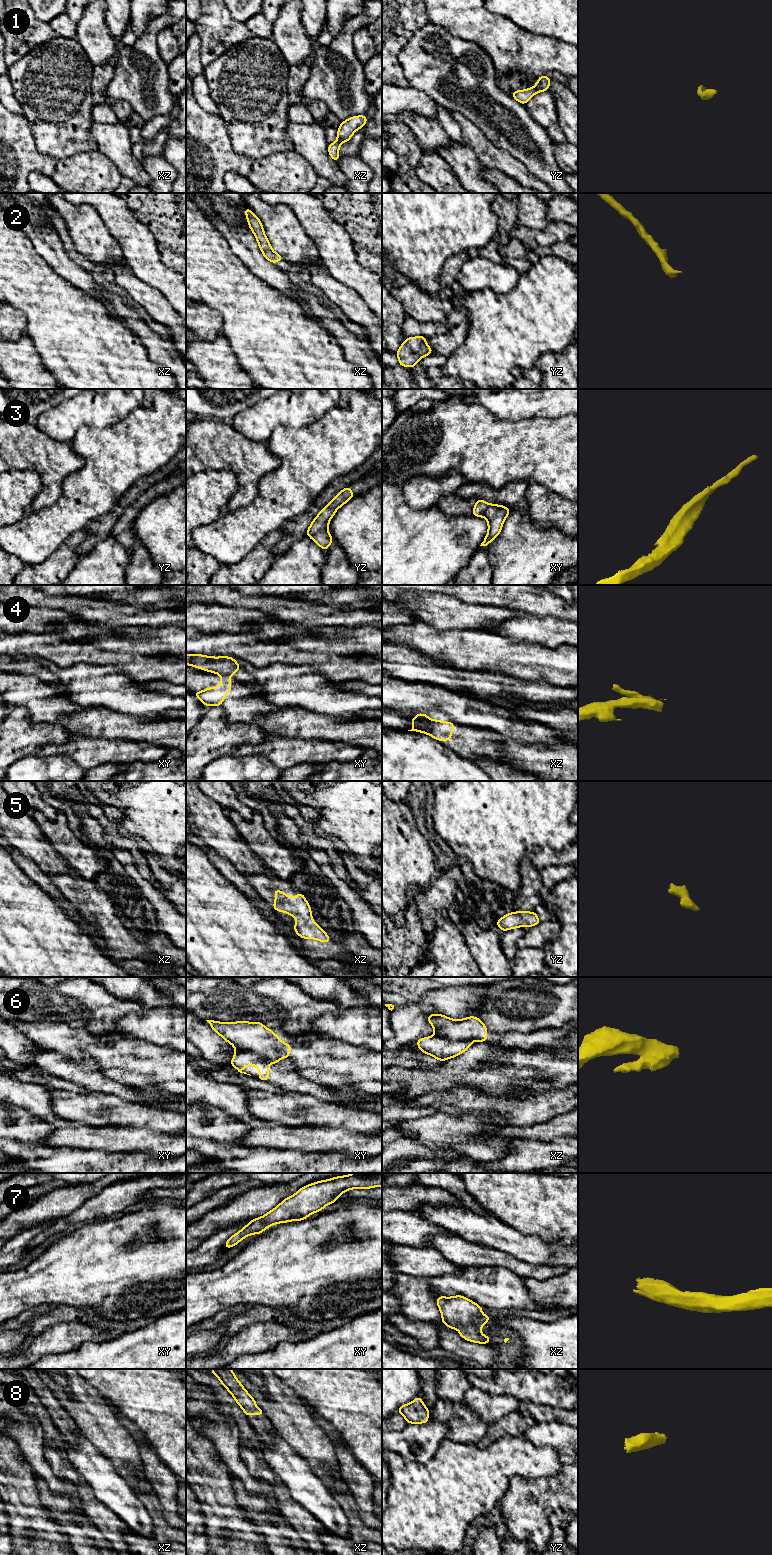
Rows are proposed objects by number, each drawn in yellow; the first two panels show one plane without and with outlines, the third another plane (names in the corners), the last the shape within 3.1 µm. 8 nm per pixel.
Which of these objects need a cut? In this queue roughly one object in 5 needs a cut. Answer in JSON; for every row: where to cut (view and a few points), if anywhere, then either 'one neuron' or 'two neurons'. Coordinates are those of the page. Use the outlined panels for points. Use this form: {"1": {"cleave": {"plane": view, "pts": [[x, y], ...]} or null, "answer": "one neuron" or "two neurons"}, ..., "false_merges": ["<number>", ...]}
{"1": {"cleave": null, "answer": "one neuron"}, "2": {"cleave": null, "answer": "one neuron"}, "3": {"cleave": null, "answer": "one neuron"}, "4": {"cleave": {"plane": "xy", "pts": [[222, 676], [224, 677]]}, "answer": "two neurons"}, "5": {"cleave": null, "answer": "one neuron"}, "6": {"cleave": {"plane": "xy", "pts": [[235, 1046], [264, 1055], [272, 1062]]}, "answer": "two neurons"}, "7": {"cleave": null, "answer": "one neuron"}, "8": {"cleave": null, "answer": "one neuron"}, "false_merges": ["4", "6"]}

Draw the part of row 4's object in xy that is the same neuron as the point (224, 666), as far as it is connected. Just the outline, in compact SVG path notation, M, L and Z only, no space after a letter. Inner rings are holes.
M186 654L186 665L219 674L221 677L232 675L242 669L232 657L212 657L200 654Z

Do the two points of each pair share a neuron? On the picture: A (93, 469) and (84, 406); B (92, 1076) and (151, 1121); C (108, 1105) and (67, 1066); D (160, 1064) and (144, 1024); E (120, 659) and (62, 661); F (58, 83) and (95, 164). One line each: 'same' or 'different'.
A: different
B: different
C: different
D: different
E: same
F: different

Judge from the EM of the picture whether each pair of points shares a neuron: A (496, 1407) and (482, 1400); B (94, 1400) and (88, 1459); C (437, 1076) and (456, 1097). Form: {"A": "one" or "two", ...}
{"A": "one", "B": "two", "C": "two"}

